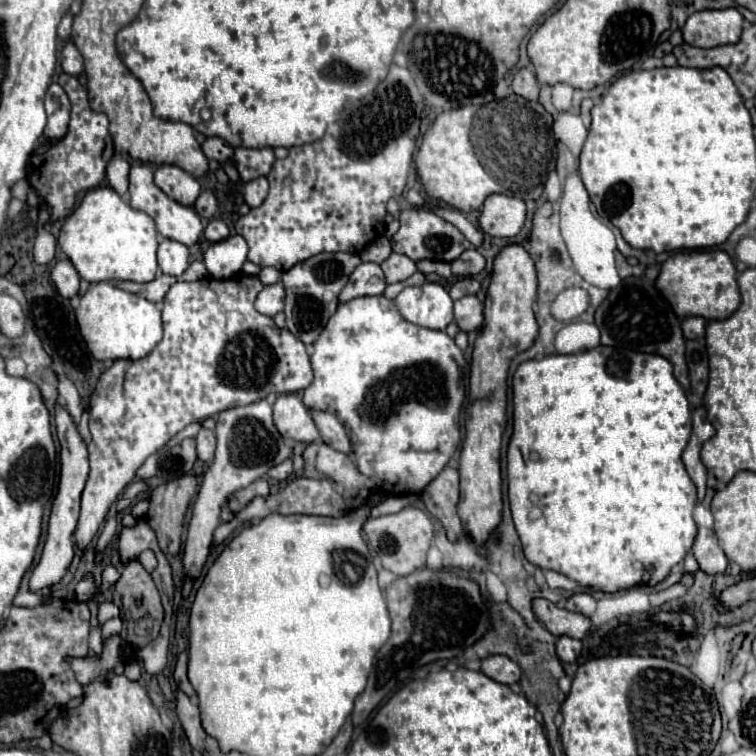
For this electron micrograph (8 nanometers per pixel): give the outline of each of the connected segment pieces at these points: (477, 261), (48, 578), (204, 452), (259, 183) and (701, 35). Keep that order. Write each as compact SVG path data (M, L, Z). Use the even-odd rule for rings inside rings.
M470 248L470 250L462 252L460 258L456 258L450 266L456 276L474 276L484 268L484 264L486 264L486 260L478 254L478 250Z
M56 404L56 434L58 434L58 442L60 442L60 484L58 484L58 494L52 500L44 550L42 550L38 566L32 570L32 576L30 576L30 588L34 592L60 582L66 568L72 562L72 556L76 550L72 532L76 528L76 520L78 520L78 512L80 512L80 494L82 494L82 488L84 488L86 476L88 476L86 444L76 428L72 416L68 414L68 410L62 404Z
M202 428L196 436L196 444L198 444L198 458L204 462L212 462L214 460L214 450L216 450L216 434L214 430L206 430Z
M256 178L248 184L242 186L242 192L244 192L244 200L250 208L256 208L258 204L262 204L262 200L266 198L266 192L268 192L268 182L266 178Z
M736 8L726 10L702 10L694 12L684 28L682 36L686 44L698 48L714 48L722 44L736 44L742 34L744 18Z

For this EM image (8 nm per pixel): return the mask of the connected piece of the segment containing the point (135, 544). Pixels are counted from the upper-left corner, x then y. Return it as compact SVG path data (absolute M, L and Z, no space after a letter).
M146 520L136 522L136 526L132 528L122 528L120 536L118 536L118 552L120 552L120 560L122 562L130 562L134 558L138 558L140 552L144 550L152 550L156 554L156 558L160 558L160 564L168 564L164 560L164 554L158 548L154 530L148 526Z

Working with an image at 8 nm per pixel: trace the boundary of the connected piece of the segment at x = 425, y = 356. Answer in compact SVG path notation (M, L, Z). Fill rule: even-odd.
M364 296L338 306L312 344L310 360L314 380L304 390L302 402L306 408L330 412L344 424L358 470L370 476L382 492L390 496L420 494L444 470L460 444L458 418L466 394L466 360L454 338L442 330L410 324L400 316L394 302L384 296Z

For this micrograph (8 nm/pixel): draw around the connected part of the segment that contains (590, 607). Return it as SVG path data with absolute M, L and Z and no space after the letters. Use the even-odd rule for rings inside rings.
M574 594L566 600L566 610L578 612L590 618L596 612L596 600L590 594Z

